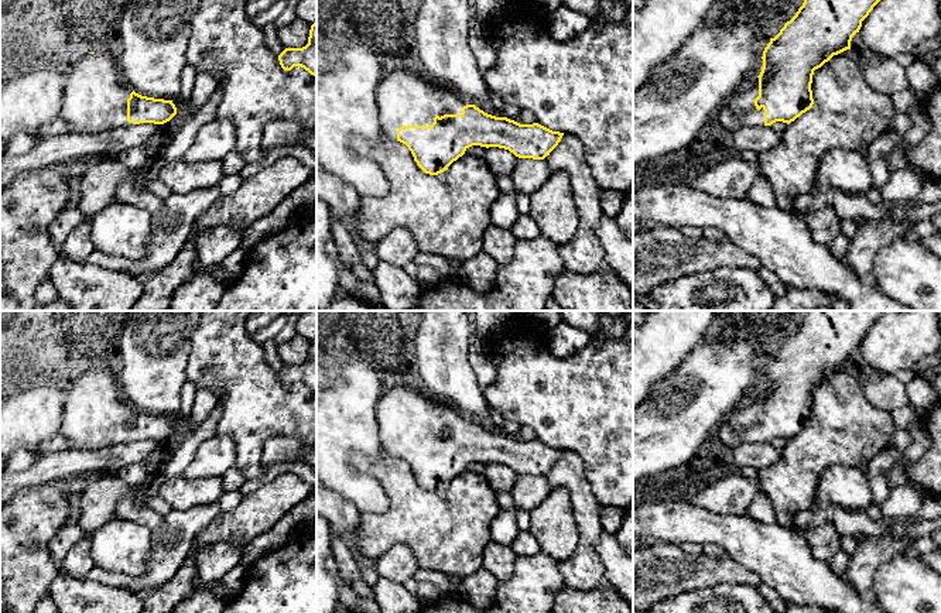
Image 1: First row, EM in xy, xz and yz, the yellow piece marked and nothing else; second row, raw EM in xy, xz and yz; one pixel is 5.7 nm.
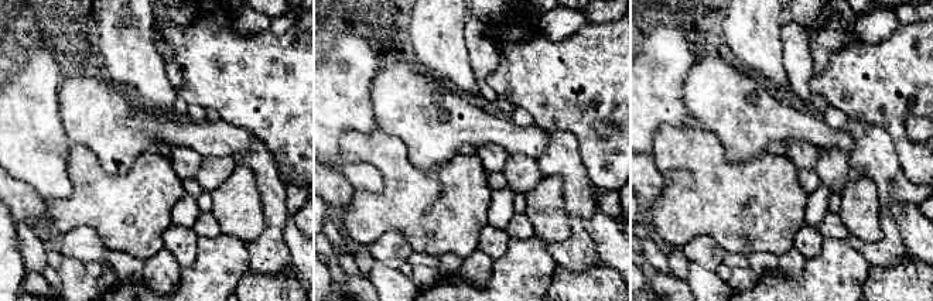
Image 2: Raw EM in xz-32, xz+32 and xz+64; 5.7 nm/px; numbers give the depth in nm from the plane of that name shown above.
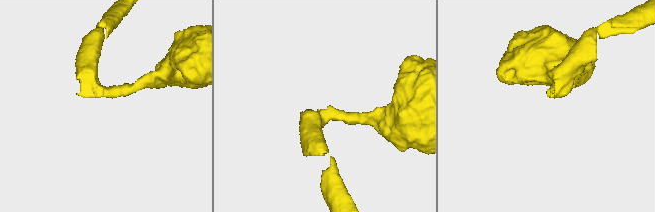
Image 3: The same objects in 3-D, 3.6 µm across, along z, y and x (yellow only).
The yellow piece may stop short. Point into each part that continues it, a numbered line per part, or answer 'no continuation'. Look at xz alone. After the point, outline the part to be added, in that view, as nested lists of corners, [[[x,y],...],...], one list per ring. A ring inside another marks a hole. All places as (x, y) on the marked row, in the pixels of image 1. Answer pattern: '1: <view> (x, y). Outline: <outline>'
1: xz (403, 99). Outline: [[[404,71],[379,81],[376,103],[381,131],[393,141],[403,126],[431,126],[435,116],[461,114],[468,105],[451,89]]]

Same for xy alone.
1: xy (95, 99). Outline: [[[109,52],[82,55],[68,75],[59,117],[75,133],[102,133],[133,124],[127,121],[127,99],[131,92],[133,89],[123,82],[117,62]]]

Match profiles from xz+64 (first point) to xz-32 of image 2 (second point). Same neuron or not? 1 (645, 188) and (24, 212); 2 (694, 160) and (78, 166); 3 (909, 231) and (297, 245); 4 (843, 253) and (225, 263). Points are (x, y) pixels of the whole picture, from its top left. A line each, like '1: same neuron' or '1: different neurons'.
1: same neuron
2: same neuron
3: same neuron
4: same neuron

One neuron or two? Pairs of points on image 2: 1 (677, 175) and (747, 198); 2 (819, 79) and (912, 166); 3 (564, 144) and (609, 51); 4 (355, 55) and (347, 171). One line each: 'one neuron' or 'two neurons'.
1: two neurons
2: one neuron
3: two neurons
4: one neuron

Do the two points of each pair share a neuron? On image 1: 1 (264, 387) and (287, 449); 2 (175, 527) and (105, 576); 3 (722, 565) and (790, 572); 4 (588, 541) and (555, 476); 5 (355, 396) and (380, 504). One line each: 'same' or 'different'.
1: different
2: same
3: different
4: same
5: same

